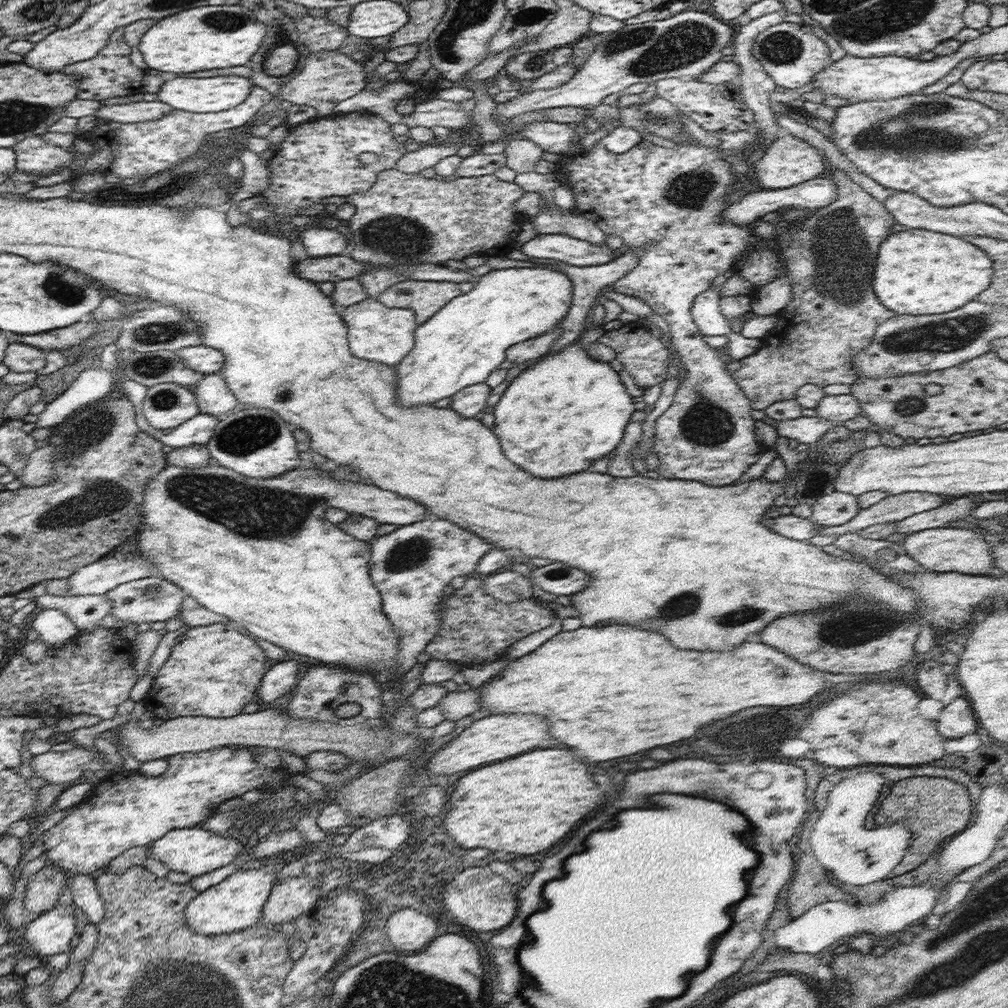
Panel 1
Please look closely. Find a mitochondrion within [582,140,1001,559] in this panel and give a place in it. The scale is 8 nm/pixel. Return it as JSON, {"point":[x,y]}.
{"point":[839,252]}

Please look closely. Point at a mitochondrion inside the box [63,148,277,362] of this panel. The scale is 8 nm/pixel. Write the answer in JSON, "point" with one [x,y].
{"point":[148,336]}

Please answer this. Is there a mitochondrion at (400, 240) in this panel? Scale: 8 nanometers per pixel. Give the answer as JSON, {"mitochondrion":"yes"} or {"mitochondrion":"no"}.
{"mitochondrion":"yes"}

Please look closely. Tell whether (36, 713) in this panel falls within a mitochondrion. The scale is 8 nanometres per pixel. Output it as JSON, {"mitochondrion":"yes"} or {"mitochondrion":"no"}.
{"mitochondrion":"no"}

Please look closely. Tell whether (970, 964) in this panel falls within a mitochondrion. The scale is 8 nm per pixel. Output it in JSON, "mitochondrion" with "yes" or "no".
{"mitochondrion":"yes"}

